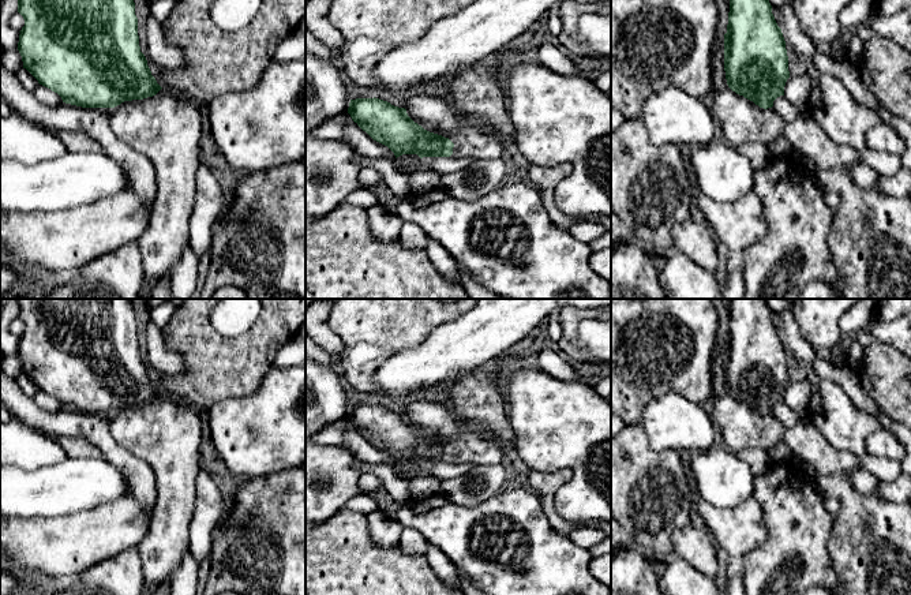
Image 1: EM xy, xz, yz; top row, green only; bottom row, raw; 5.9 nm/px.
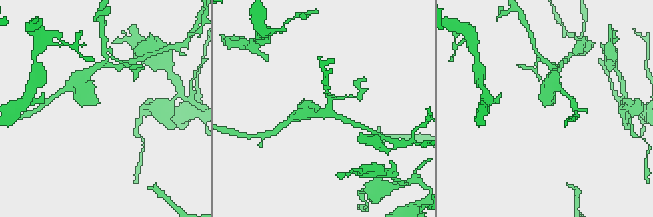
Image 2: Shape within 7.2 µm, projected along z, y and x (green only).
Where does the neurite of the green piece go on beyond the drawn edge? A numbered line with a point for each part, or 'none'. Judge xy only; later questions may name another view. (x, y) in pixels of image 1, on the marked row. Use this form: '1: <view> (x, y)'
1: xy (167, 127)

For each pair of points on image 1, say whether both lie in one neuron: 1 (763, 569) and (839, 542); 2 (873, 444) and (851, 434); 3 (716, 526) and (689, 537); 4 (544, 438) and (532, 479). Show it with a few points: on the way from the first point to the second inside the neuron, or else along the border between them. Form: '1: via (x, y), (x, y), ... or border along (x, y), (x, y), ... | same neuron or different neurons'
1: border along (832, 519), (828, 552), (836, 577) | different neurons
2: border along (883, 427), (866, 441), (866, 452) | different neurons
3: border along (707, 530), (713, 538) | different neurons
4: border along (568, 470), (531, 471) | different neurons

